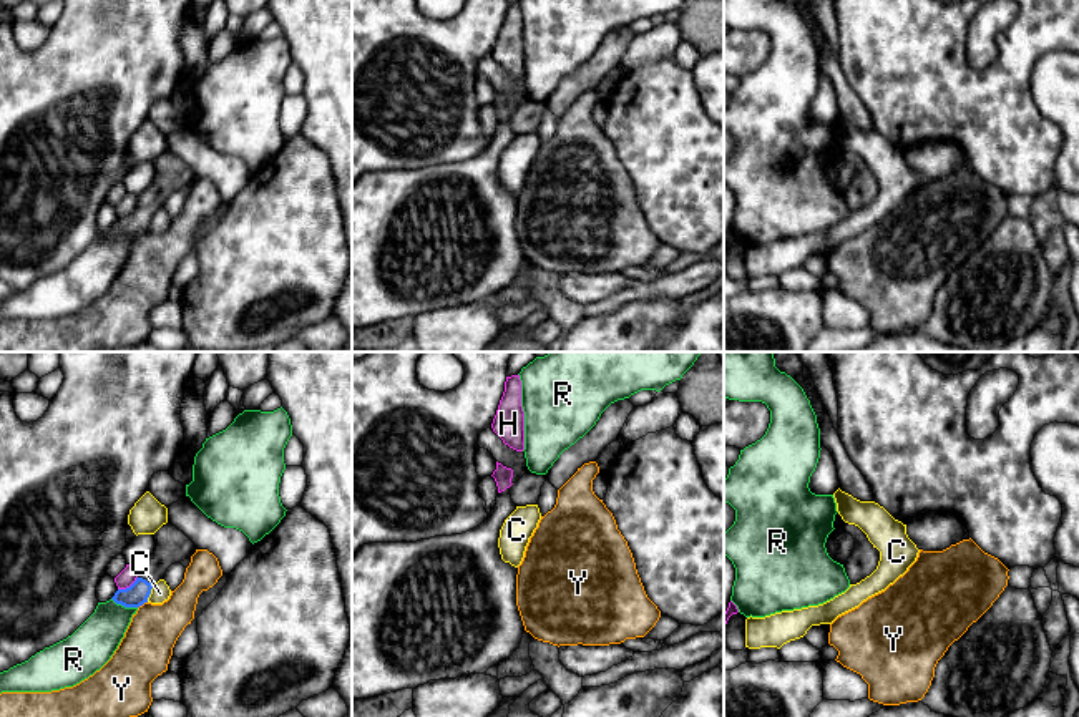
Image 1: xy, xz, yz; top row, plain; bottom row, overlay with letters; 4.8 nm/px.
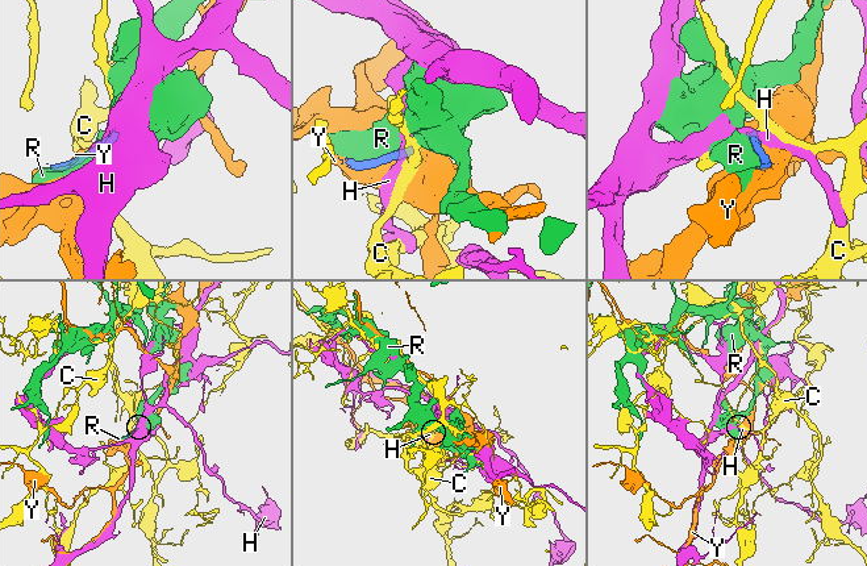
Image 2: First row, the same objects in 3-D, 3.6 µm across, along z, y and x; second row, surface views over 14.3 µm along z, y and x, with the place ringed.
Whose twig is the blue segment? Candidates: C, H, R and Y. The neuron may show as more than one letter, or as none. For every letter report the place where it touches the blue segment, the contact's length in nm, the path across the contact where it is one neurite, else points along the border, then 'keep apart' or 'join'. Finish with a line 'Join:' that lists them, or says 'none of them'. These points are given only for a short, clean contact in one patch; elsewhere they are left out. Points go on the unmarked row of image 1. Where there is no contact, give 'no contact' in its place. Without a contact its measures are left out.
C: xy (150, 221) | 100 nm | along xy (155, 213), (146, 229) | keep apart
H: xy (130, 214) | 120 nm | along xy (136, 204), (128, 214), (118, 218) | keep apart
R: xy (125, 234) | 140 nm | keep apart
Y: xy (141, 233) | 60 nm | keep apart
Join: none of them

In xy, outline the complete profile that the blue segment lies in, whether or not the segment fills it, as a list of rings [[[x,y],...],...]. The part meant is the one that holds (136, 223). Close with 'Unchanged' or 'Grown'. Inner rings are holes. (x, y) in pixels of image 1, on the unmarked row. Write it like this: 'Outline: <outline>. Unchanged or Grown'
Outline: [[[169,149],[154,161],[154,169],[156,178],[138,194],[136,209],[126,217],[118,217],[111,226],[116,232],[124,236],[143,234],[148,231],[153,214],[164,206],[168,196],[196,181],[194,171]]]. Grown

